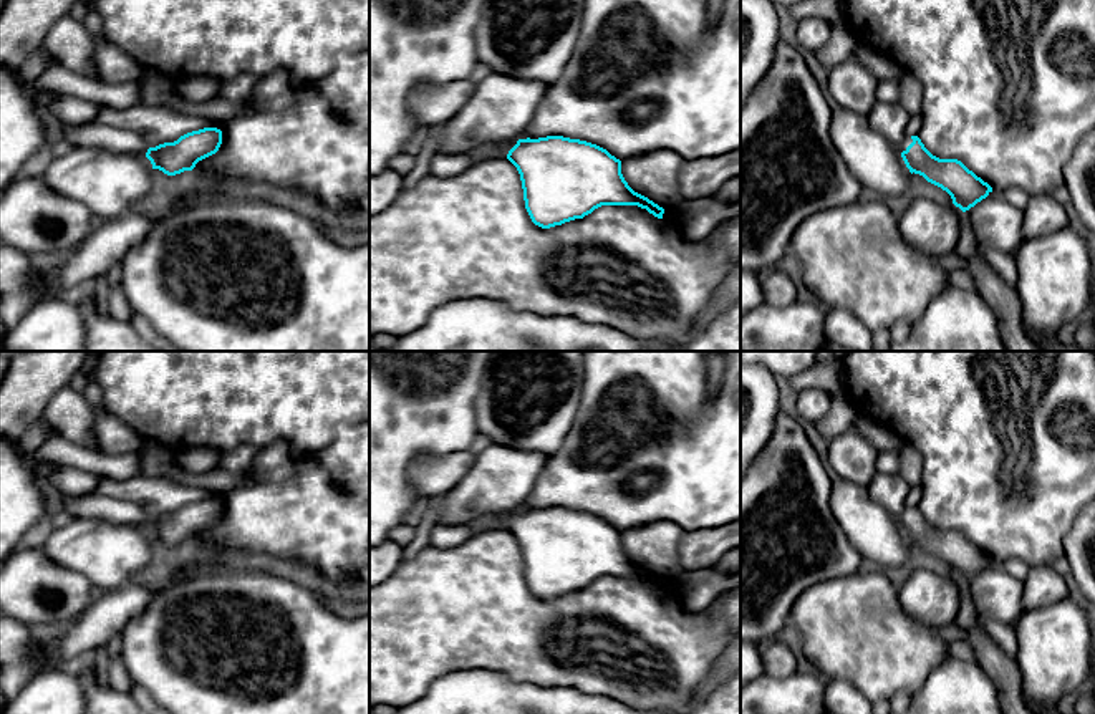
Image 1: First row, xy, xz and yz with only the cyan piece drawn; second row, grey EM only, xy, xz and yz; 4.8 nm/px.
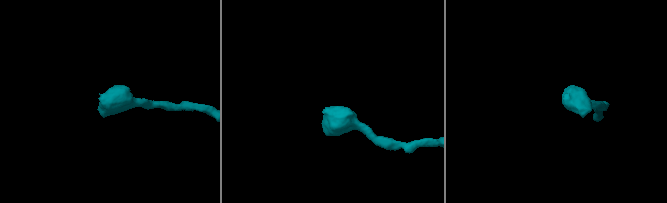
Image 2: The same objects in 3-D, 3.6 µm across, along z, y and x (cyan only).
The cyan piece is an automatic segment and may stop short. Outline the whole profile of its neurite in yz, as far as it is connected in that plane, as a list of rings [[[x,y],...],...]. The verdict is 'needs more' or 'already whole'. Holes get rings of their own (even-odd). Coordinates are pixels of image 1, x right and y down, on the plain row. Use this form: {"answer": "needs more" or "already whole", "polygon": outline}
{"answer": "needs more", "polygon": [[[904,507],[900,523],[911,545],[919,545],[928,553],[946,562],[953,575],[962,583],[969,581],[992,563],[992,558],[961,532],[933,527],[918,507]]]}

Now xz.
{"answer": "needs more", "polygon": [[[563,507],[484,514],[470,520],[474,535],[505,522],[517,538],[525,580],[542,600],[583,590],[601,577],[638,577],[658,590],[664,580],[634,563],[621,545],[621,532],[606,520]]]}

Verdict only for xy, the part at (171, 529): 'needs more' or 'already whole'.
needs more

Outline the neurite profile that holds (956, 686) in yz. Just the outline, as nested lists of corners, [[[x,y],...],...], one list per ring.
[[[948,658],[928,676],[904,712],[891,714],[1004,714],[992,678],[977,661]]]

